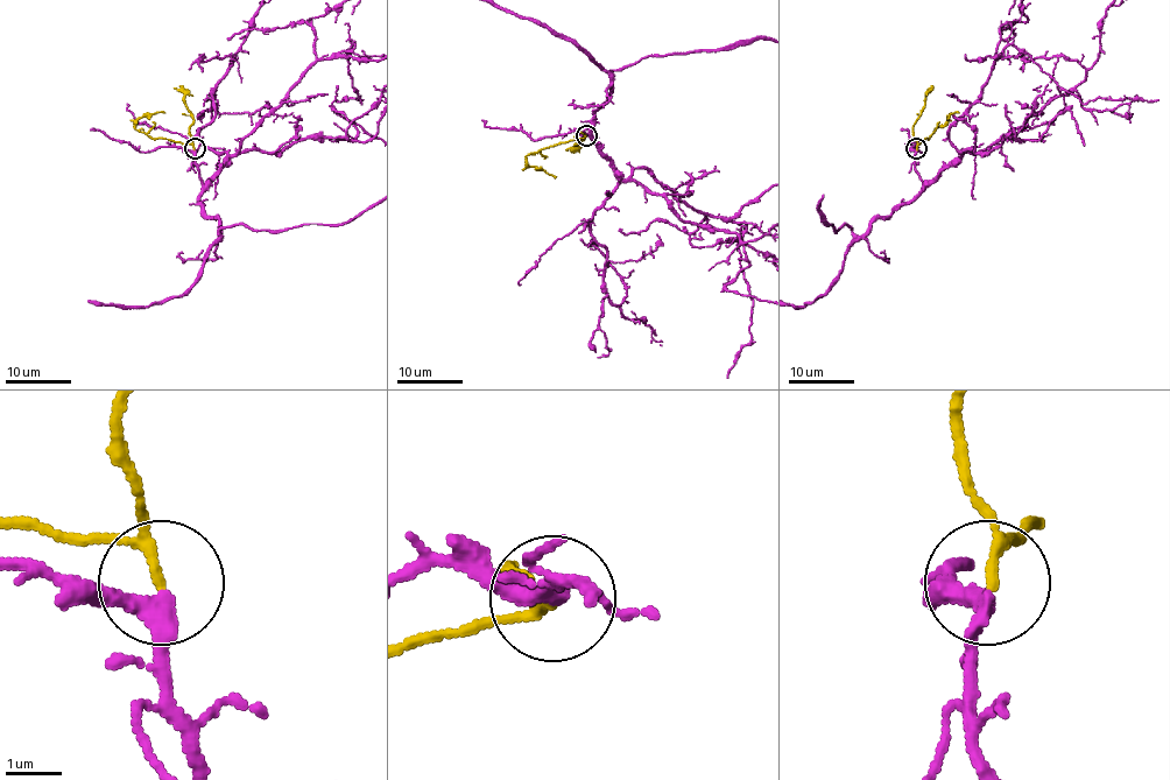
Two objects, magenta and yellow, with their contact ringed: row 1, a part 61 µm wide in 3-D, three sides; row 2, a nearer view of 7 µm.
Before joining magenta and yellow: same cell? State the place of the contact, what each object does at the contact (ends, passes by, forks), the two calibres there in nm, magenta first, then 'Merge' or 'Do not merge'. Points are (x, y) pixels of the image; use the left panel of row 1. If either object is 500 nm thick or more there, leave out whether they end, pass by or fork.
Place: (195, 148). At the ring magenta passes by. At the ring yellow passes by. Thickness 280 nm (magenta) against 140 nm. Merge

